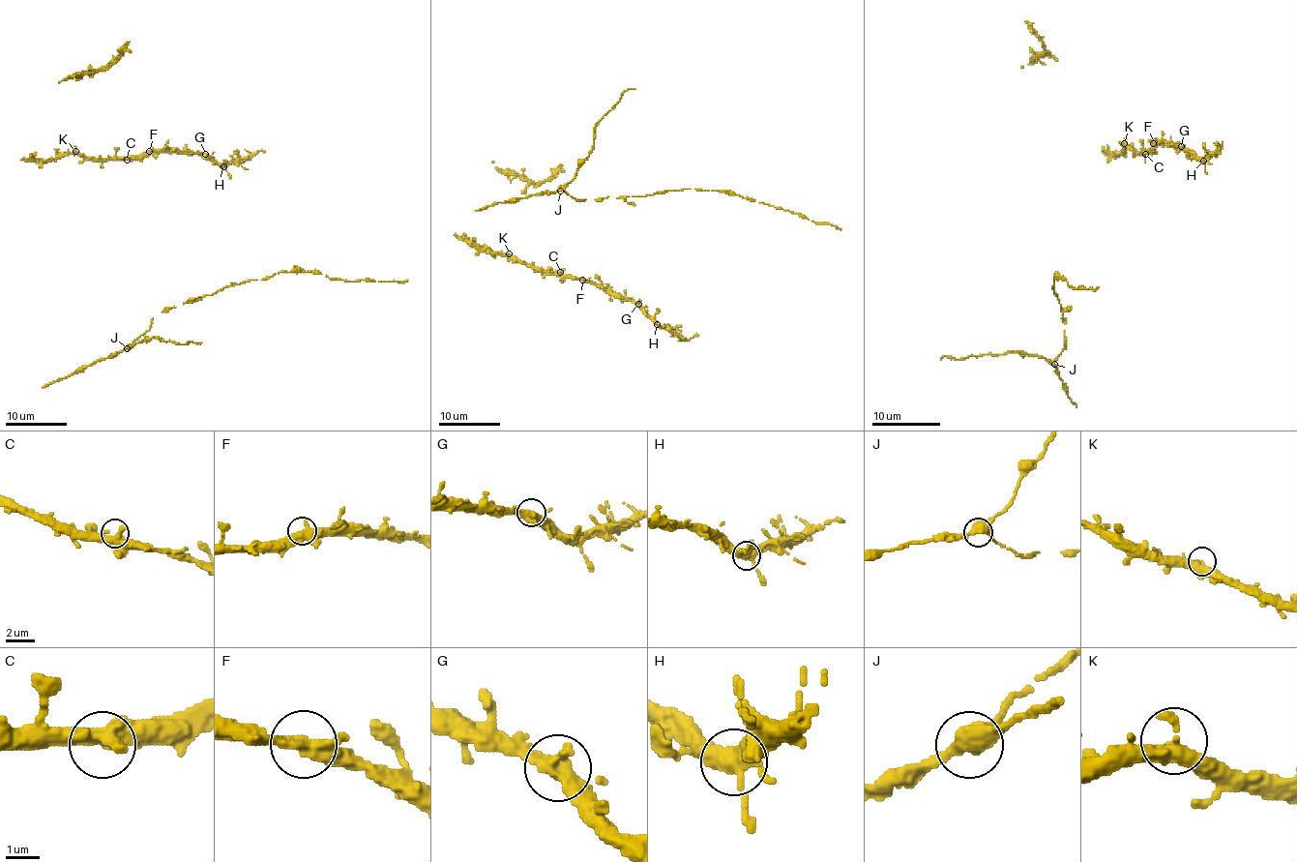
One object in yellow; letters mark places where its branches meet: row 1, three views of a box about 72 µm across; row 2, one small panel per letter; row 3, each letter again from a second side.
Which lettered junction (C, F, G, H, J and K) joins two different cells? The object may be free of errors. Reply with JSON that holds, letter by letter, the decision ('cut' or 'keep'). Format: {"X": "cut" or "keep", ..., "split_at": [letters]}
{"C": "keep", "F": "keep", "G": "keep", "H": "keep", "J": "keep", "K": "keep", "split_at": []}

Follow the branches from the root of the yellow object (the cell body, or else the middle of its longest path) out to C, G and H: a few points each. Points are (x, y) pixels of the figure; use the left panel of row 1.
C: (156, 159), (151, 154), (145, 154), (127, 160)
G: (156, 159), (161, 152), (205, 154)
H: (156, 159), (161, 152), (201, 152), (223, 166)

